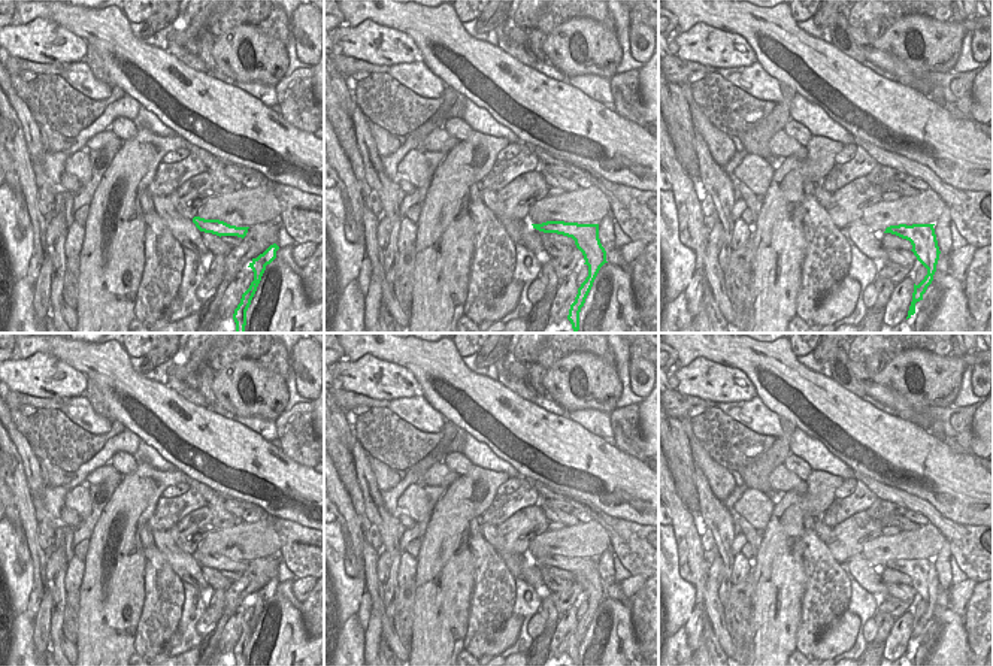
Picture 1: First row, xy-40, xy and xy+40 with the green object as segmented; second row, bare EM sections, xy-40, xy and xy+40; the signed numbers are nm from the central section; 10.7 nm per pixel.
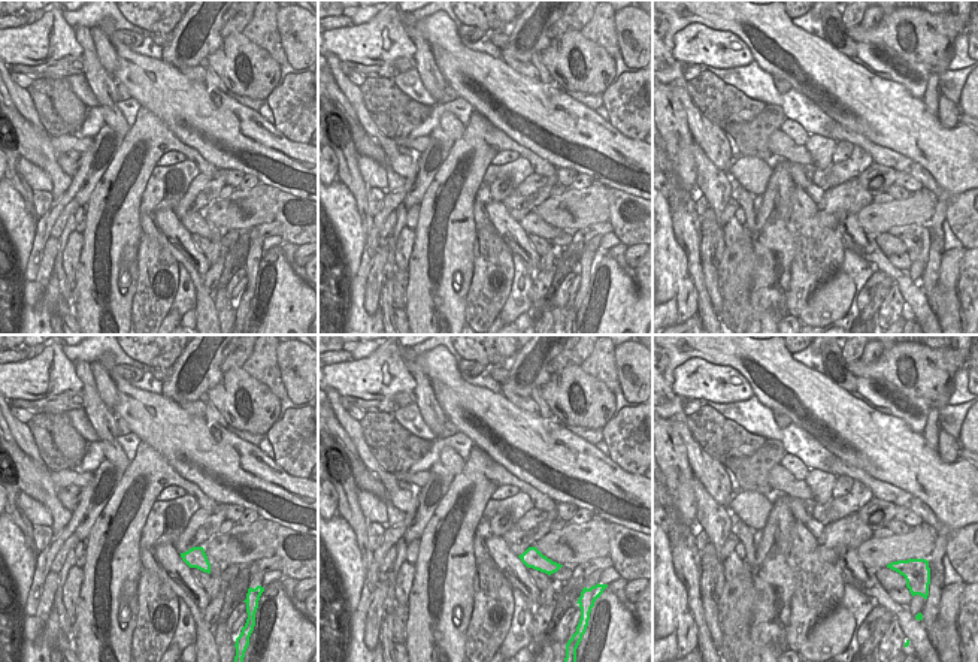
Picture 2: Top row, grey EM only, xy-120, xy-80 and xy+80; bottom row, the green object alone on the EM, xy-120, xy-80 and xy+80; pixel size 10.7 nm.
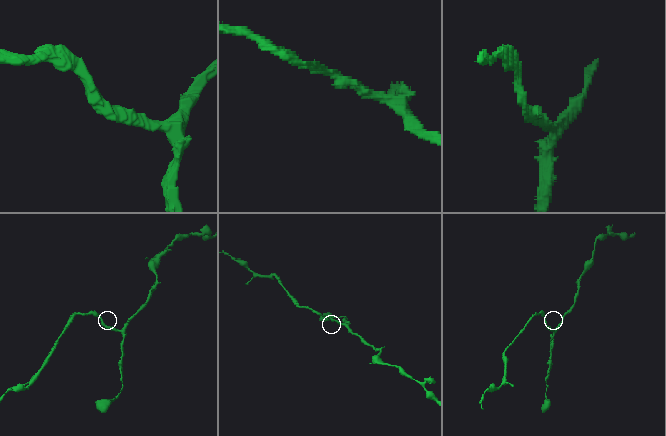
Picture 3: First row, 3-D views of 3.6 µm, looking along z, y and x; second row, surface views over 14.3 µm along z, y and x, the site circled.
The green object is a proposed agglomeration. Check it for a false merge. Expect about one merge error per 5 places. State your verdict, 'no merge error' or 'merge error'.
no merge error

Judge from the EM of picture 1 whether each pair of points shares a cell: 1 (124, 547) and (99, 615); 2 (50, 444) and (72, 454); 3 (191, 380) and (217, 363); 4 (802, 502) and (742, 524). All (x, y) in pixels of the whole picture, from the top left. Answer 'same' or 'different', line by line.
1: same
2: same
3: different
4: different

